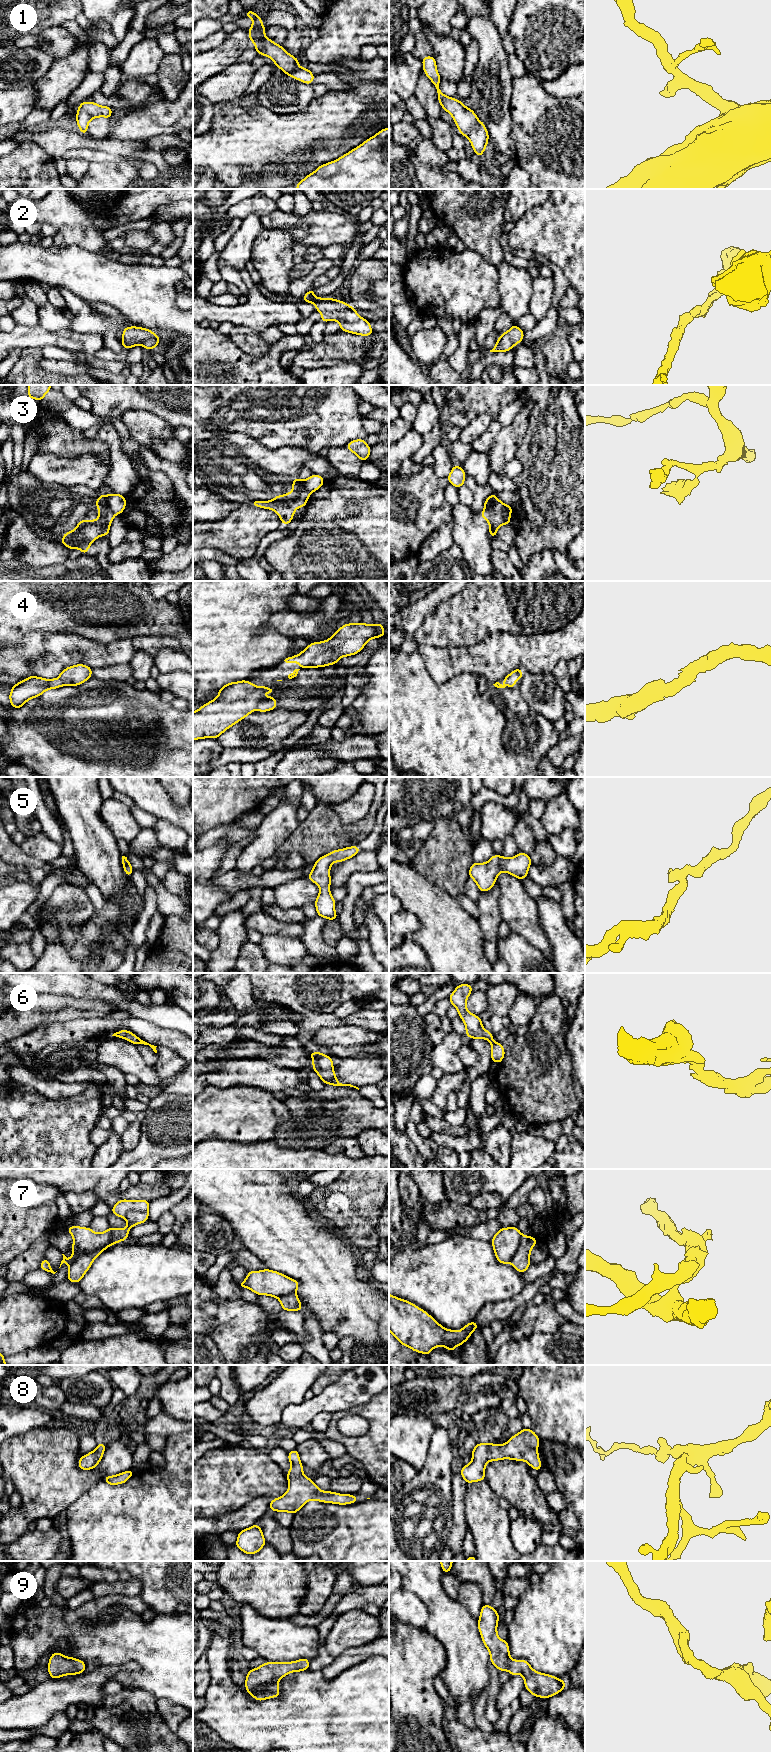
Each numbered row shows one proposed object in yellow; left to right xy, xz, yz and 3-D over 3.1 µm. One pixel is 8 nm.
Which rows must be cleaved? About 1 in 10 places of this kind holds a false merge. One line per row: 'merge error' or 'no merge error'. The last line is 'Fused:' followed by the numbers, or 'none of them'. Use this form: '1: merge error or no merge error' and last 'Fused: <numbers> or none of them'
1: no merge error
2: no merge error
3: merge error
4: no merge error
5: no merge error
6: no merge error
7: merge error
8: no merge error
9: no merge error
Fused: 3, 7

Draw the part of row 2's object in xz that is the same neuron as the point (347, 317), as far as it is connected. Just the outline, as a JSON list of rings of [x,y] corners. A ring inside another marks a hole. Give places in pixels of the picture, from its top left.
[[[314,288],[310,289],[301,300],[313,303],[325,323],[335,320],[342,331],[361,336],[373,335],[370,321],[359,316],[355,308],[341,300],[315,297]]]

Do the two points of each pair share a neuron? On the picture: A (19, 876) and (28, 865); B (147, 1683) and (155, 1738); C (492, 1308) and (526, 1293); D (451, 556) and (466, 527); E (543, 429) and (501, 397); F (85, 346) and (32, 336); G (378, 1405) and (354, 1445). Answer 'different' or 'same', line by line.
A: different
B: different
C: same
D: different
E: different
F: same
G: same

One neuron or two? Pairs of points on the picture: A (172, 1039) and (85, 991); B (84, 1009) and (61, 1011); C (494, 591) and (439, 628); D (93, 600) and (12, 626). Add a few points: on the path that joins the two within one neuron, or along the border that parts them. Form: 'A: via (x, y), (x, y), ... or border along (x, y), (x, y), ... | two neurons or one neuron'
A: border along (130, 1016), (142, 1018), (153, 1024) | two neurons
B: via (78, 1009), (67, 1009) | one neuron
C: via (480, 605), (474, 605), (453, 624) | one neuron
D: via (73, 603), (62, 614), (32, 622) | one neuron

